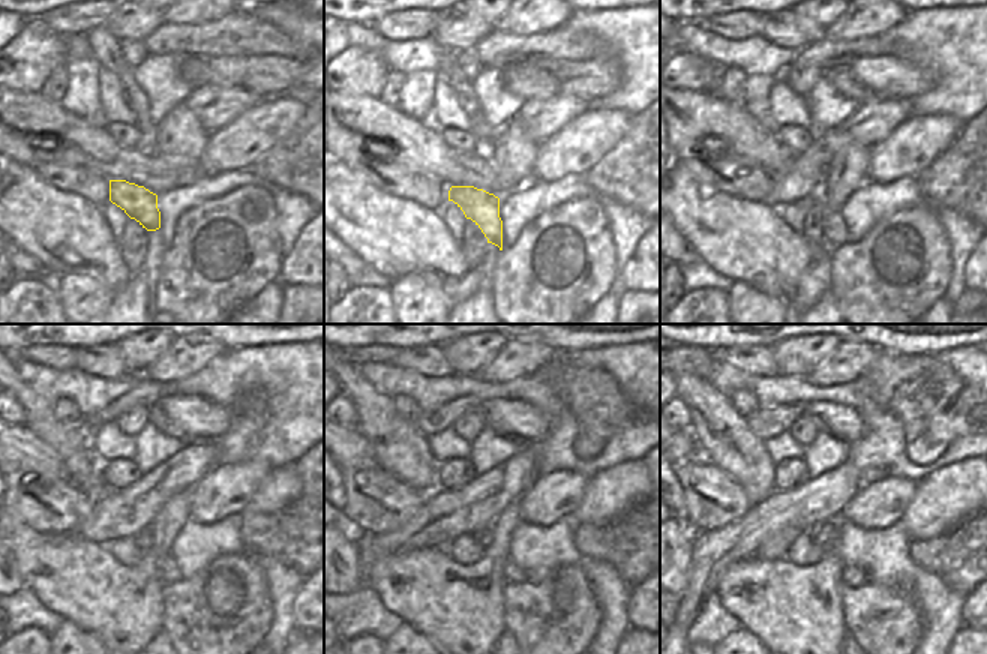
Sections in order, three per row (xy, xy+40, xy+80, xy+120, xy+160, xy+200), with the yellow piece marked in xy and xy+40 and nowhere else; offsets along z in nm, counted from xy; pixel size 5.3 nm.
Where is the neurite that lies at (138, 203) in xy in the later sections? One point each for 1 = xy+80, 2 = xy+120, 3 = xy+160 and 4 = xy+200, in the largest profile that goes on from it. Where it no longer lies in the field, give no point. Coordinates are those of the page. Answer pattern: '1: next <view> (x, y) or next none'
1: next xy+80 (834, 228)
2: next xy+120 (168, 570)
3: next xy+160 (512, 573)
4: next xy+200 (852, 576)

